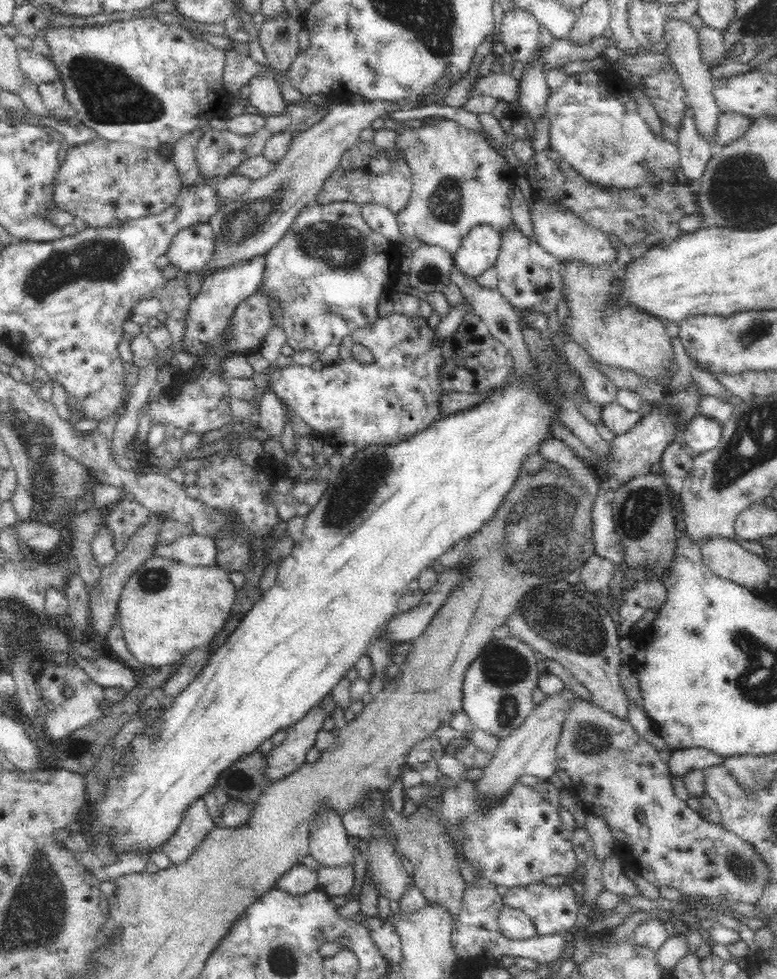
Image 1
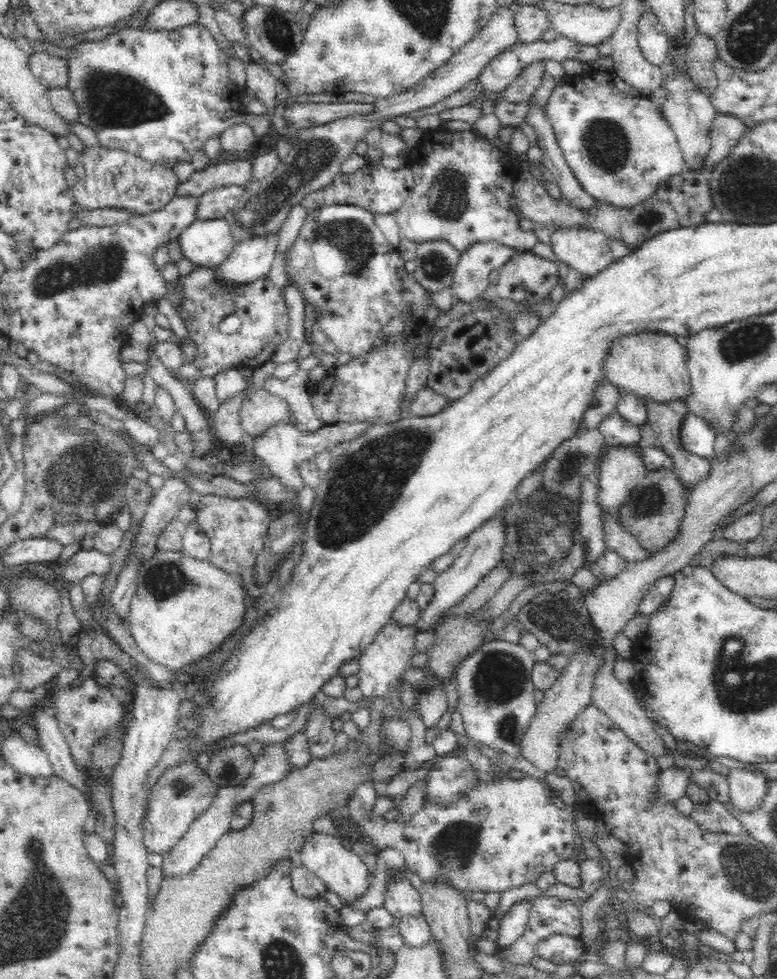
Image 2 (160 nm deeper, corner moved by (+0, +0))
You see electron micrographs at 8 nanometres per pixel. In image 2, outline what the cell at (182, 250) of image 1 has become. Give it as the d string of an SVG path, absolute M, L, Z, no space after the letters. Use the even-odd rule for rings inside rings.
M223 218L196 219L179 234L178 244L182 256L192 266L210 269L224 262L235 245Z

